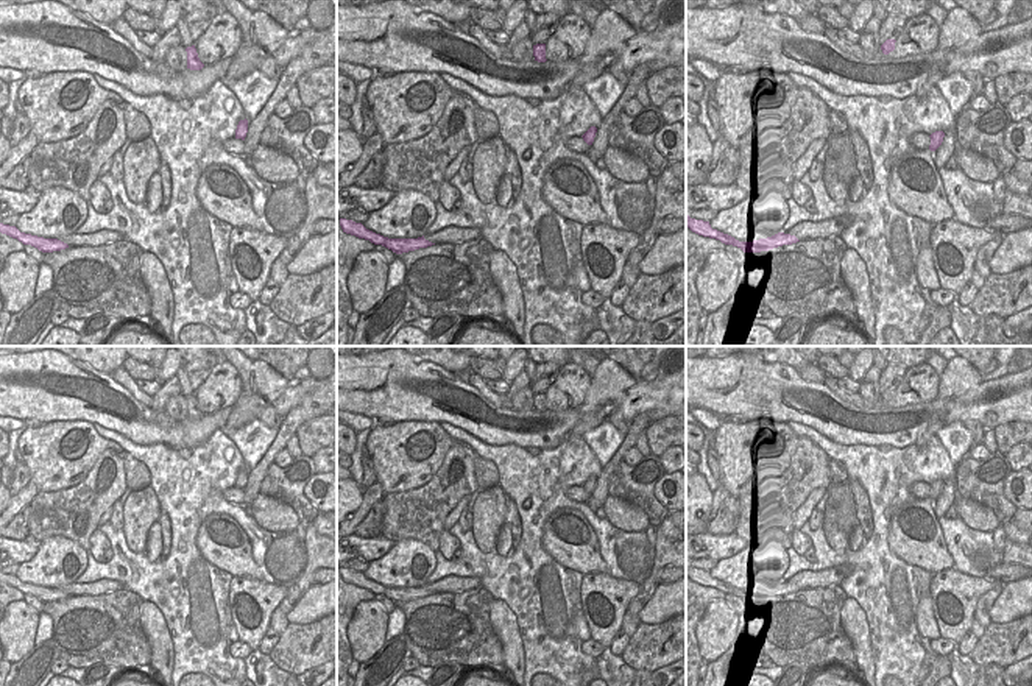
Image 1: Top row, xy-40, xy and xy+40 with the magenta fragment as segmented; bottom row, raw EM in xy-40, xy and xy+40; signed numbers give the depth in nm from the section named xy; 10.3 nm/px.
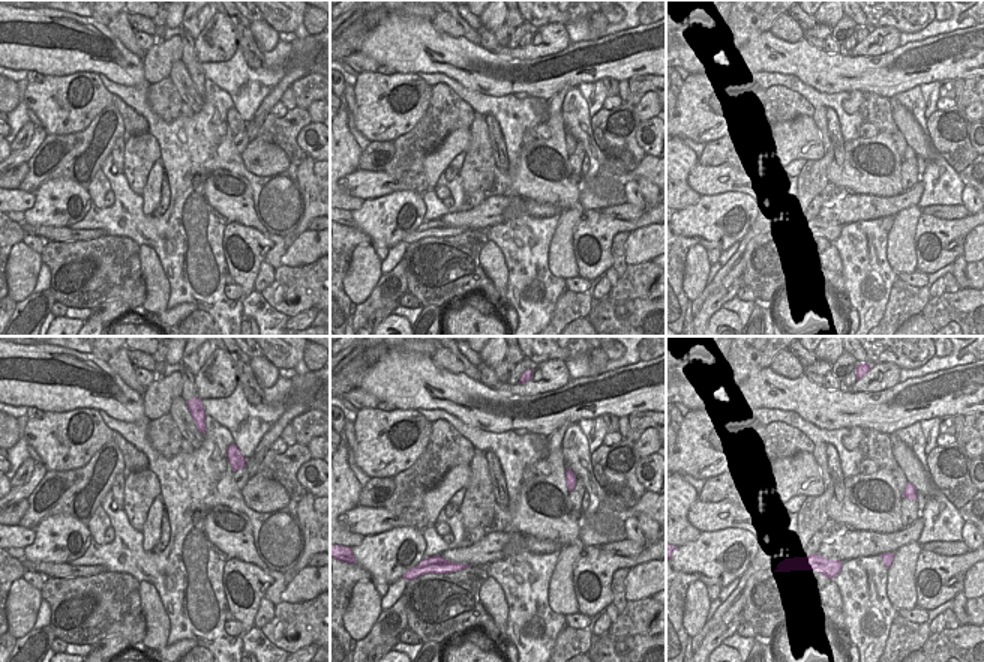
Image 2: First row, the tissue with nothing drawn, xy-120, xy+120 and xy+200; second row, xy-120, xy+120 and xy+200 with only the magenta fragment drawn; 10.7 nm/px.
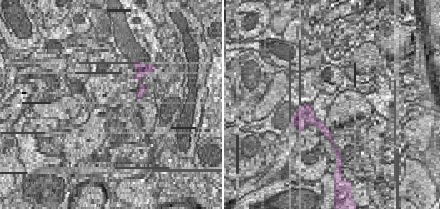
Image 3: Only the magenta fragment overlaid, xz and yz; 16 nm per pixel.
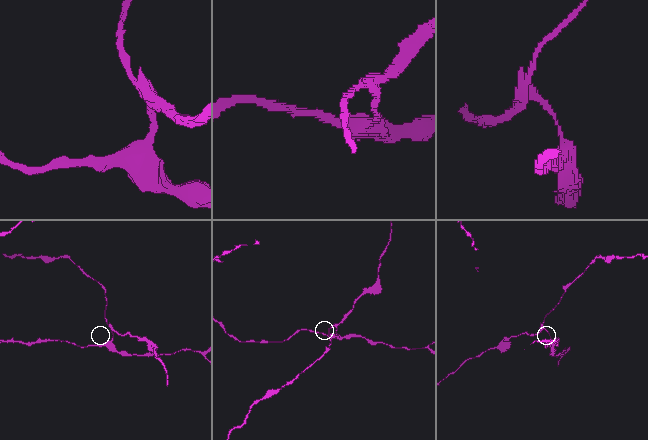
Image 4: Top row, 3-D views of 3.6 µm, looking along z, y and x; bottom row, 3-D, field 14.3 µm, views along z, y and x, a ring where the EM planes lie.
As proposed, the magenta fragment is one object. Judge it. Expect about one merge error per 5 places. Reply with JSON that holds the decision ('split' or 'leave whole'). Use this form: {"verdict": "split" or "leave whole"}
{"verdict": "split"}

